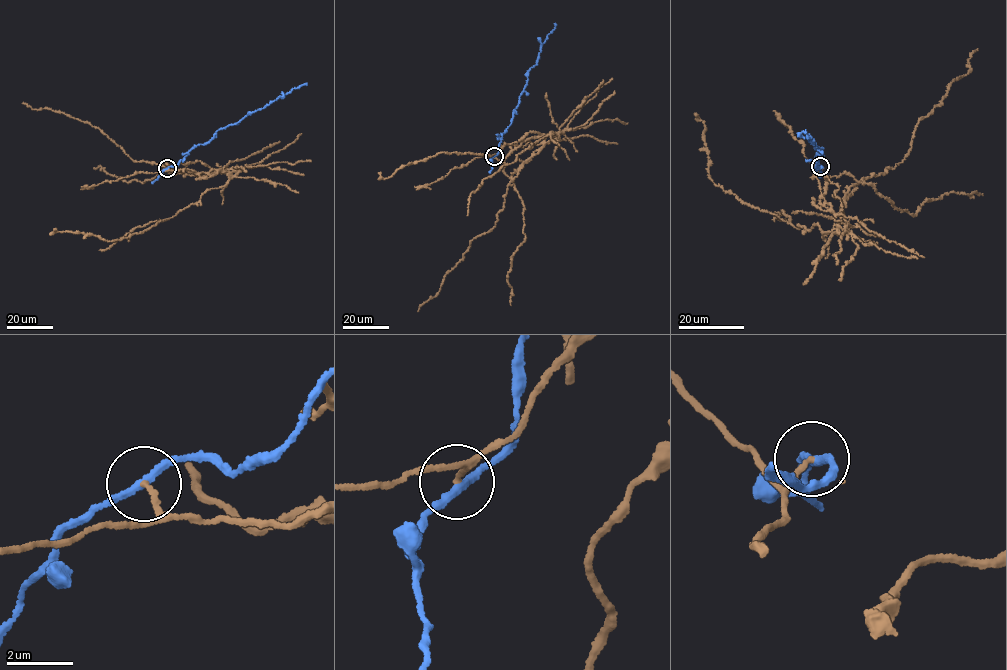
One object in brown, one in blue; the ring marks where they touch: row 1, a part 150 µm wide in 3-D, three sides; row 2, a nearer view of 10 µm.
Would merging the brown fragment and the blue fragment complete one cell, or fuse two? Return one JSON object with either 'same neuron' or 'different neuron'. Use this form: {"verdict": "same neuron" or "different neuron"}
{"verdict": "different neuron"}

